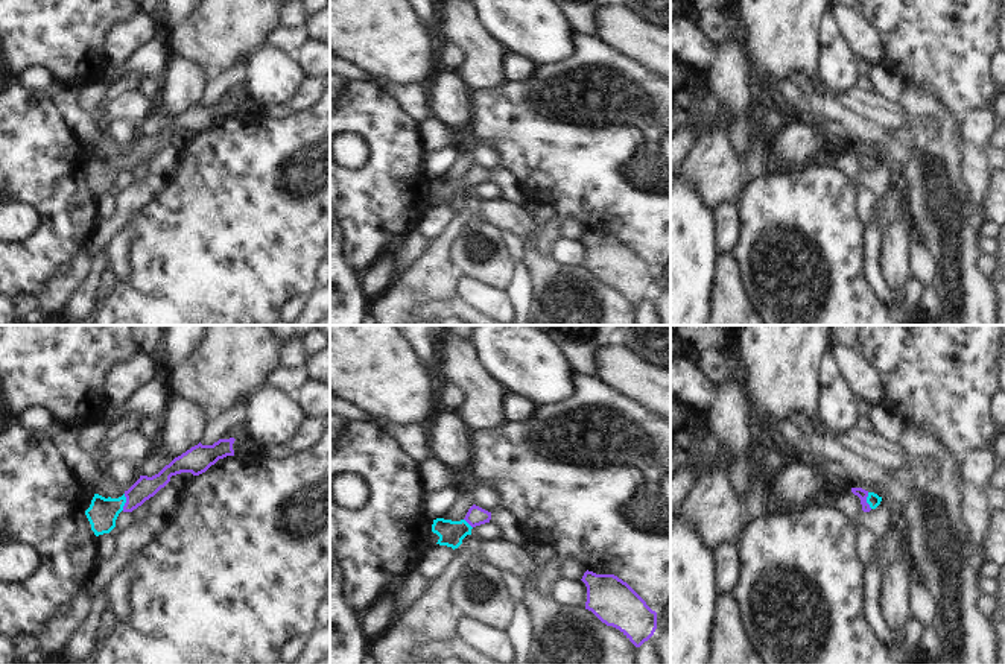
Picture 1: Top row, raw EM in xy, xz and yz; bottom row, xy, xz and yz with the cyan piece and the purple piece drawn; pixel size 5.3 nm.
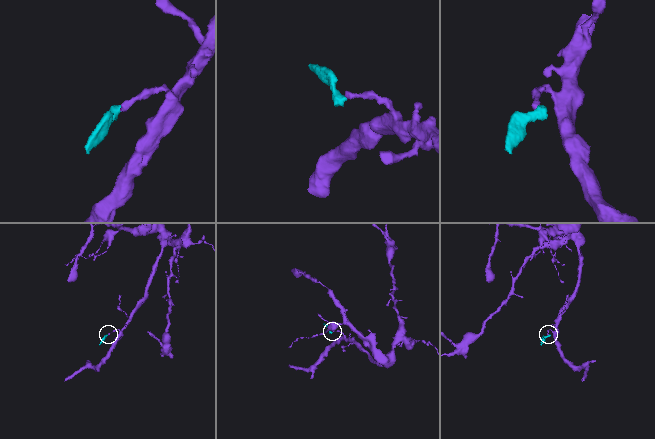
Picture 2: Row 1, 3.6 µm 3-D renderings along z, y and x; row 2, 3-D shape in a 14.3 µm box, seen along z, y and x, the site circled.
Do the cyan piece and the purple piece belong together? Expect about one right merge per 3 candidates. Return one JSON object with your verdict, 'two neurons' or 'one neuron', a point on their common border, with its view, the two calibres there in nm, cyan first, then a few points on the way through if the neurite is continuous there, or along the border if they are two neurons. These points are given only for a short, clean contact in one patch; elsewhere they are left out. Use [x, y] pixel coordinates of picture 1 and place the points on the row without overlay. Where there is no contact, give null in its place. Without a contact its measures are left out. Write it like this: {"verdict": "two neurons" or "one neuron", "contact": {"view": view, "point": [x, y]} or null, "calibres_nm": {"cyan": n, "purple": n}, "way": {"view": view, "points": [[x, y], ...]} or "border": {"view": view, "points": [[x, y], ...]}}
{"verdict": "one neuron", "contact": {"view": "xy", "point": [125, 161]}, "calibres_nm": {"cyan": 160, "purple": 120}, "way": {"view": "xy", "points": [[102, 172], [125, 161], [145, 148]]}}

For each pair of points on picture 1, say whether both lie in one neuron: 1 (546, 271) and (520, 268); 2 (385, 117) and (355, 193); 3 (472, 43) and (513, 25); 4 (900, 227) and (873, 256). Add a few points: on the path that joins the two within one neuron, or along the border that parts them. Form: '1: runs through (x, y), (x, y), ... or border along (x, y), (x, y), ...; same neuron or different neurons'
1: border along (523, 260), (532, 280), (532, 304); different neurons
2: runs through (385, 135), (385, 163), (373, 175); same neuron
3: border along (479, 15), (488, 32), (508, 50); different neurons
4: border along (882, 234), (881, 274), (887, 283); different neurons

